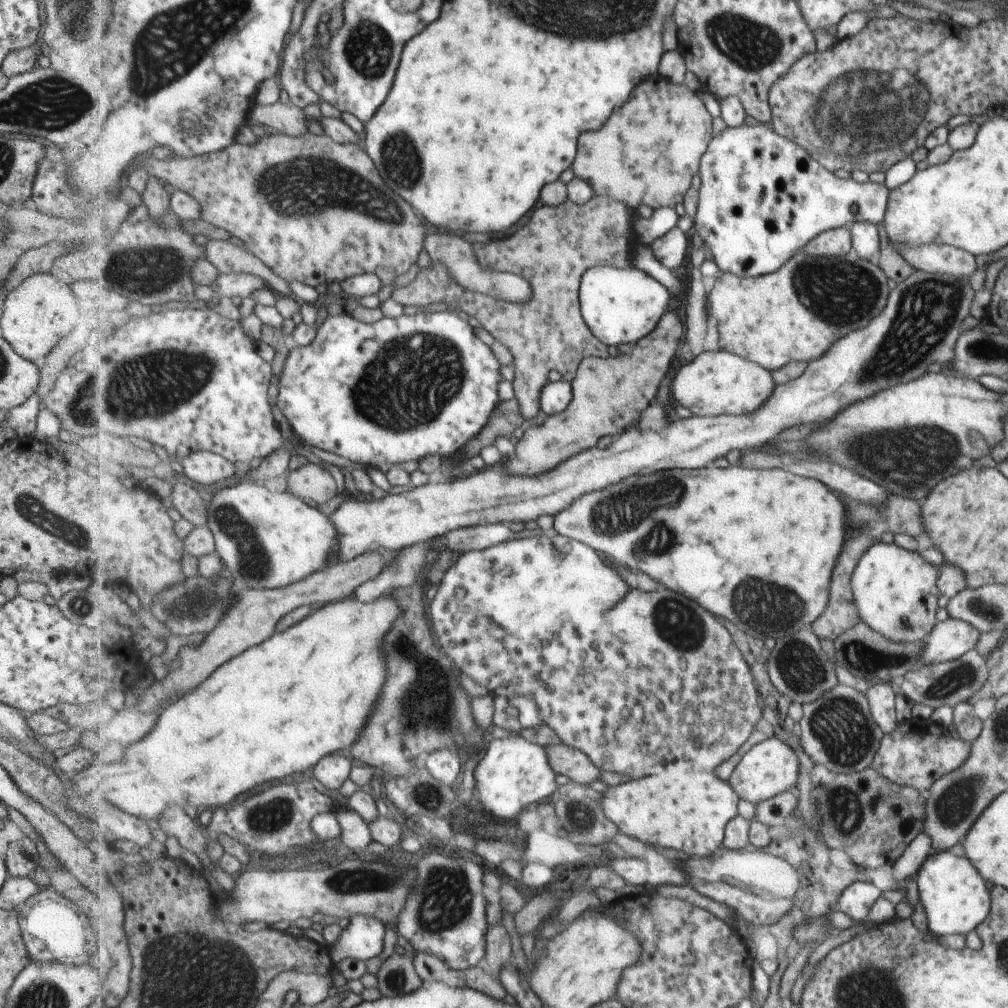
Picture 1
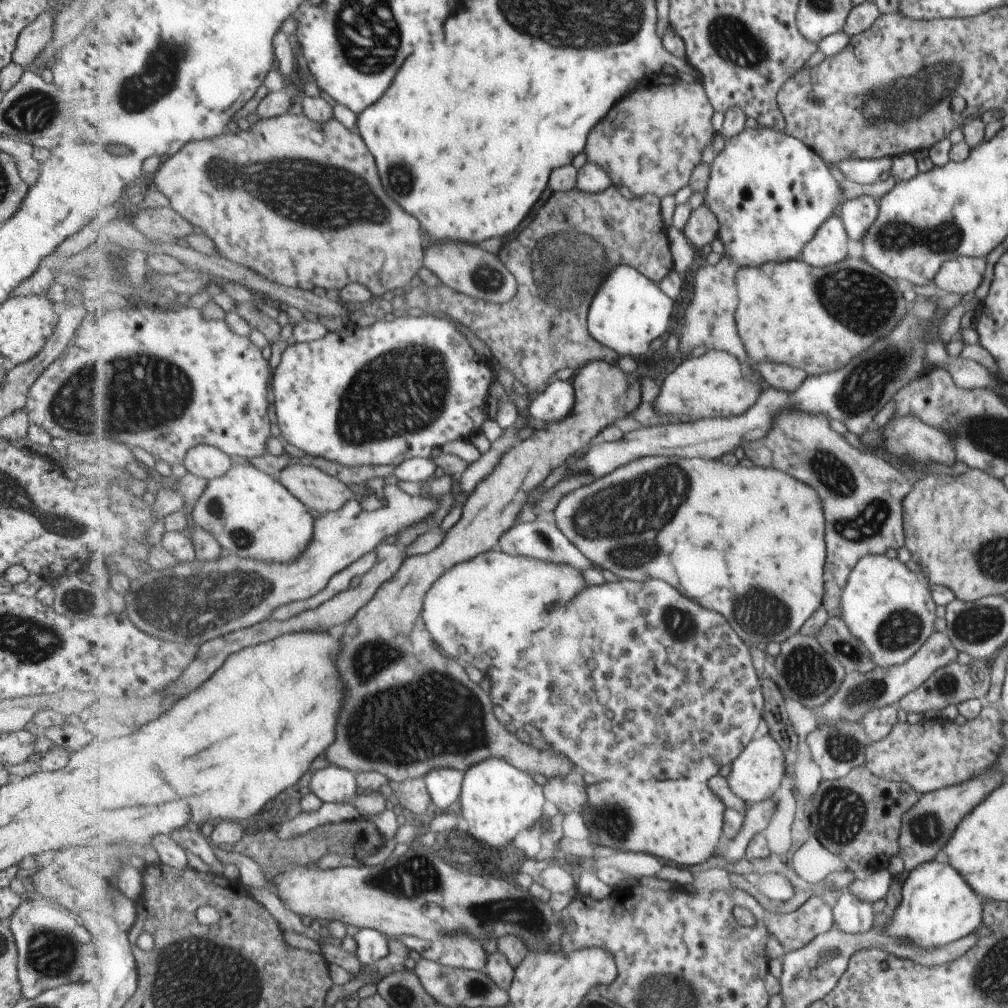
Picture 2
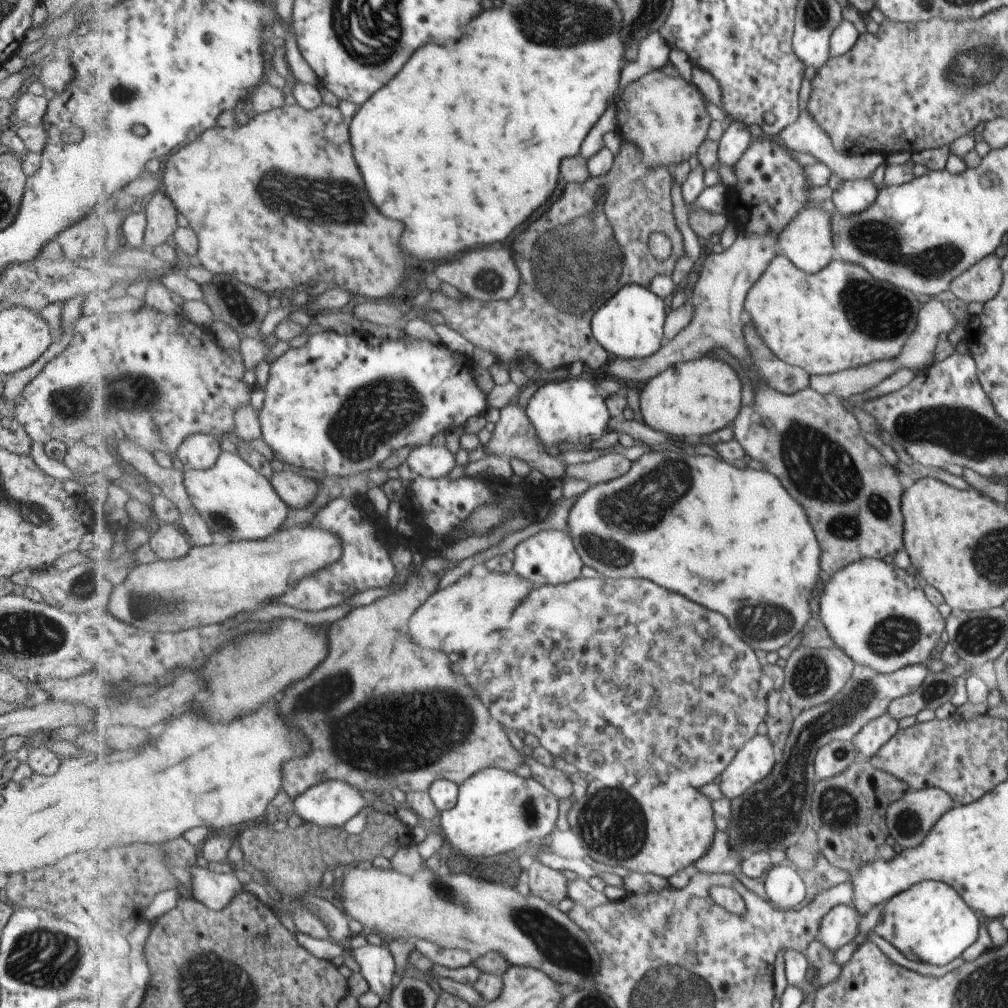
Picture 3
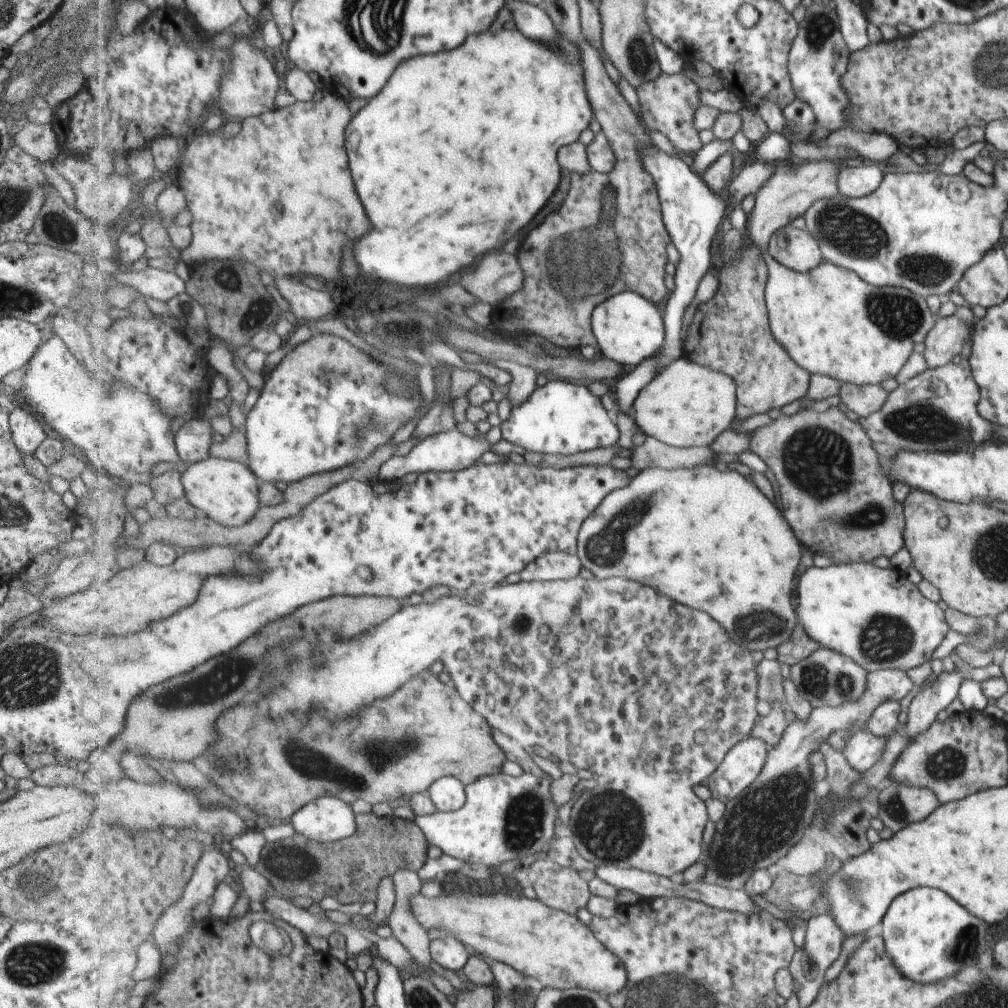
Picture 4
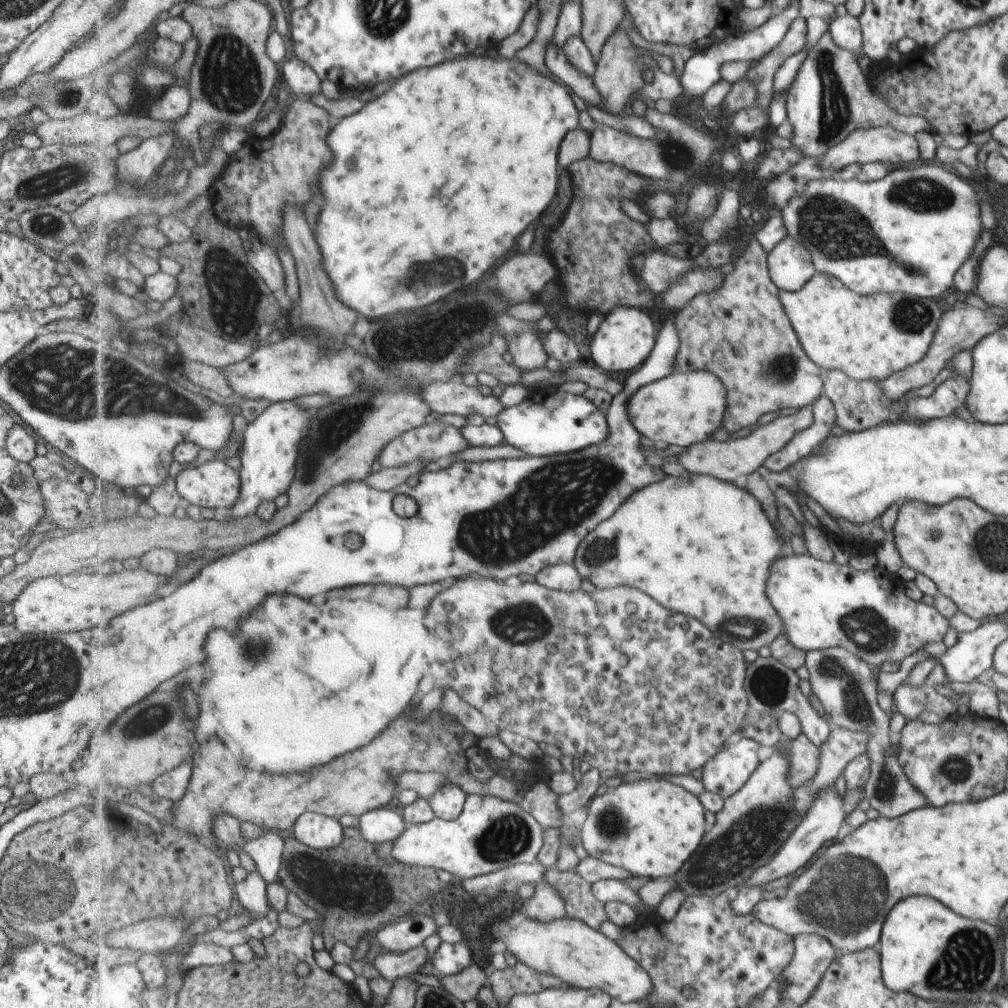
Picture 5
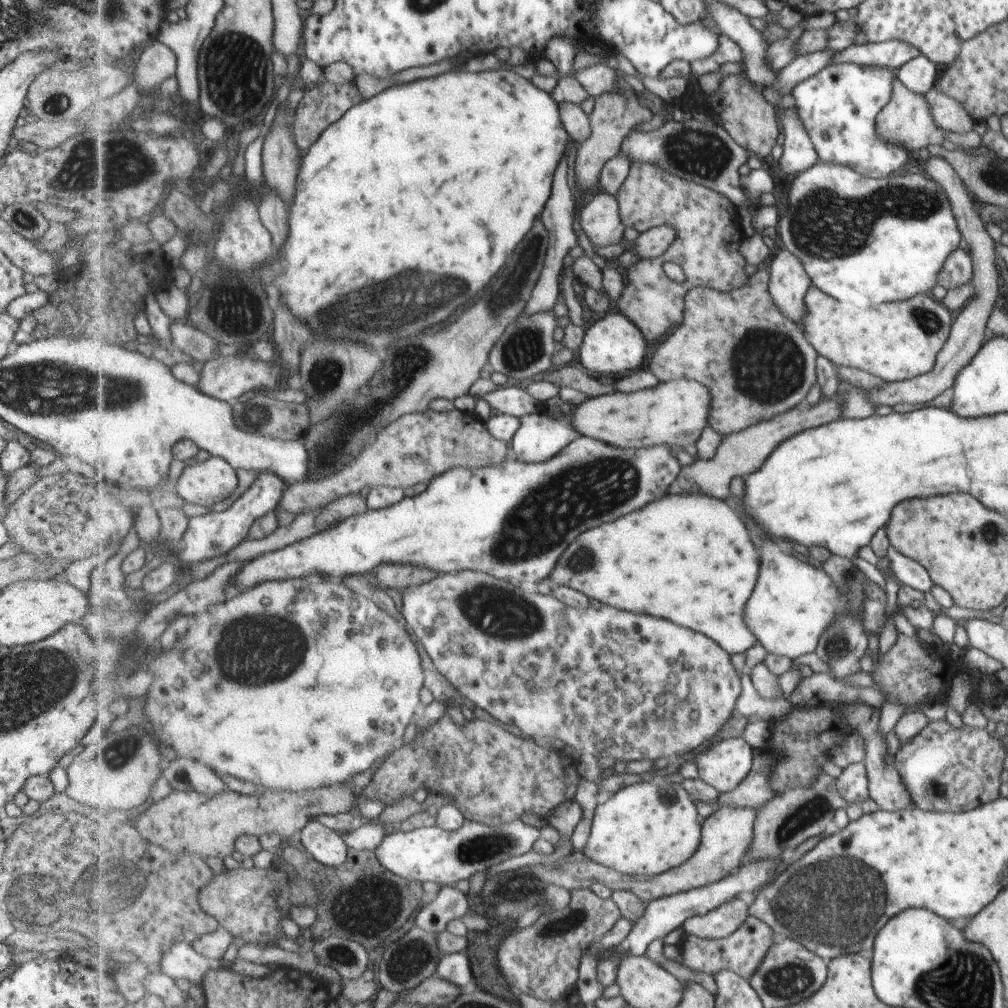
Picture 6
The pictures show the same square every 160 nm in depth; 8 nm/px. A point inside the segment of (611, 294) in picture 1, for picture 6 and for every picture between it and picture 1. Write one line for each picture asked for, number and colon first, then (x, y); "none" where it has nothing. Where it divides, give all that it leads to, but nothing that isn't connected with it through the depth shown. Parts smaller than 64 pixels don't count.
2: (630, 311)
3: (631, 325)
4: (628, 327)
5: (624, 341)
6: (613, 343)

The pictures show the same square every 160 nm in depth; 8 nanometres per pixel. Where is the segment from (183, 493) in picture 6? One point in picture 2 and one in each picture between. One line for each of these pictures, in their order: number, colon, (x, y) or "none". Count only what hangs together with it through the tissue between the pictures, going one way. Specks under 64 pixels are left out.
2: (249, 513)
3: (238, 502)
4: (224, 490)
5: (214, 484)

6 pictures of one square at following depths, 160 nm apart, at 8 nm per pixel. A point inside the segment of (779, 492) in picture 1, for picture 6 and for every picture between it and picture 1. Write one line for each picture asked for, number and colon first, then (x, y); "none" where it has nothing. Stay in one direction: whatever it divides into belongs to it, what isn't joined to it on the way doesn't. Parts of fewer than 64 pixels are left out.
2: (746, 542)
3: (737, 542)
4: (705, 536)
5: (700, 545)
6: (687, 557)

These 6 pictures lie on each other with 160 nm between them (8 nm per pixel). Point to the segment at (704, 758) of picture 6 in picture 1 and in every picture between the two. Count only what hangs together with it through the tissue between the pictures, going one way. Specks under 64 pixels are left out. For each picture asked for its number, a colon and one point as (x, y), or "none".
1: (770, 766)
2: (754, 776)
3: (754, 762)
4: (738, 771)
5: (729, 771)

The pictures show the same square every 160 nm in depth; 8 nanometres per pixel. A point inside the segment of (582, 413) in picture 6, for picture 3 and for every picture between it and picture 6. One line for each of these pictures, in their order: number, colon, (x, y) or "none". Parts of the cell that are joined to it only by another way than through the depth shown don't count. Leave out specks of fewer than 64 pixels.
3: (696, 398)
4: (687, 405)
5: (684, 409)

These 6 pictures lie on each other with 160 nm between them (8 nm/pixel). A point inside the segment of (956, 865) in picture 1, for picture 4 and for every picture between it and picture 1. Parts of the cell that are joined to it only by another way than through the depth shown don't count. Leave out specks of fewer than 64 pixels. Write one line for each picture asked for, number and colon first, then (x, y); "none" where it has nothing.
2: (937, 906)
3: (929, 922)
4: (928, 934)

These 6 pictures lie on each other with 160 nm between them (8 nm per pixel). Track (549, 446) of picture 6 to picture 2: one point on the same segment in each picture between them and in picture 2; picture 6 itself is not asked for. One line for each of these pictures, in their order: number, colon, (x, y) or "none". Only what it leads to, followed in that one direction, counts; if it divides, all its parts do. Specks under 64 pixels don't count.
2: (556, 402)
3: (574, 411)
4: (561, 417)
5: (547, 422)

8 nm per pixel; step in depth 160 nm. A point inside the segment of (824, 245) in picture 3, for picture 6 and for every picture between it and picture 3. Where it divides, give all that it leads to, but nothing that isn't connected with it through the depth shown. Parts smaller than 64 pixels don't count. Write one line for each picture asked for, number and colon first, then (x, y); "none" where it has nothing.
4: (795, 248)
5: (790, 266)
6: (788, 282)

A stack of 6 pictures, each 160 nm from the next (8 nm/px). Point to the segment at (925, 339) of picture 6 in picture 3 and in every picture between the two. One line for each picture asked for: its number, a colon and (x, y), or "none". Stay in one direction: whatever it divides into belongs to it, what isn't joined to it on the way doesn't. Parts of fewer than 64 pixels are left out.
3: (837, 319)
4: (829, 322)
5: (868, 336)

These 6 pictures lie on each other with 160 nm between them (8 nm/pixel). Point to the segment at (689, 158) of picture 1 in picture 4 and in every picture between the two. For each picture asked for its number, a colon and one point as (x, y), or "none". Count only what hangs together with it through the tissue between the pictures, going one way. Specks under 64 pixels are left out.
2: (656, 142)
3: (666, 117)
4: (668, 103)

